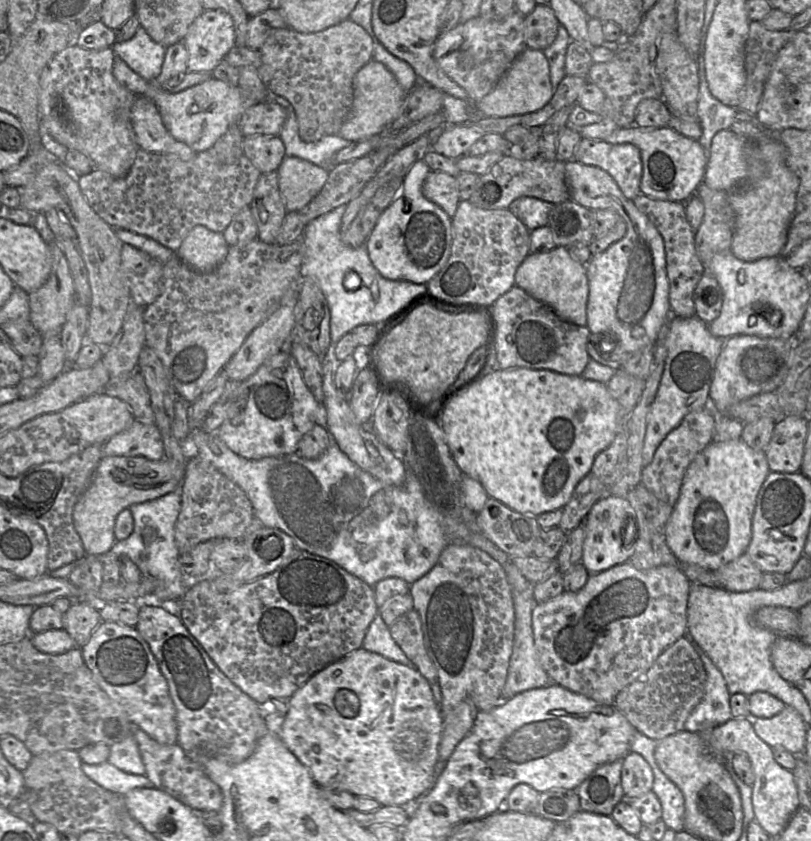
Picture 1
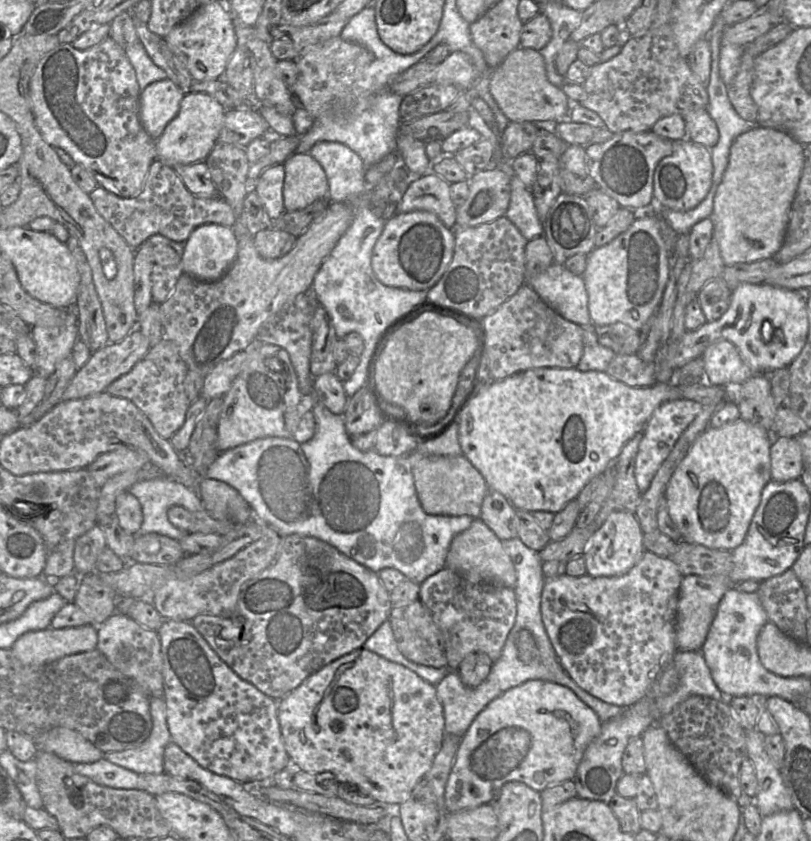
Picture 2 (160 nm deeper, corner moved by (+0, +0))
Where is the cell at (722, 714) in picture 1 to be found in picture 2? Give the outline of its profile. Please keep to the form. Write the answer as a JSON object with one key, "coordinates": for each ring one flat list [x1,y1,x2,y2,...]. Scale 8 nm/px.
{"coordinates":[[677,650,674,664,680,678,679,685,671,694,656,701,659,720,663,715,670,713,677,704,693,695,715,700,727,699,716,686,701,650]]}

